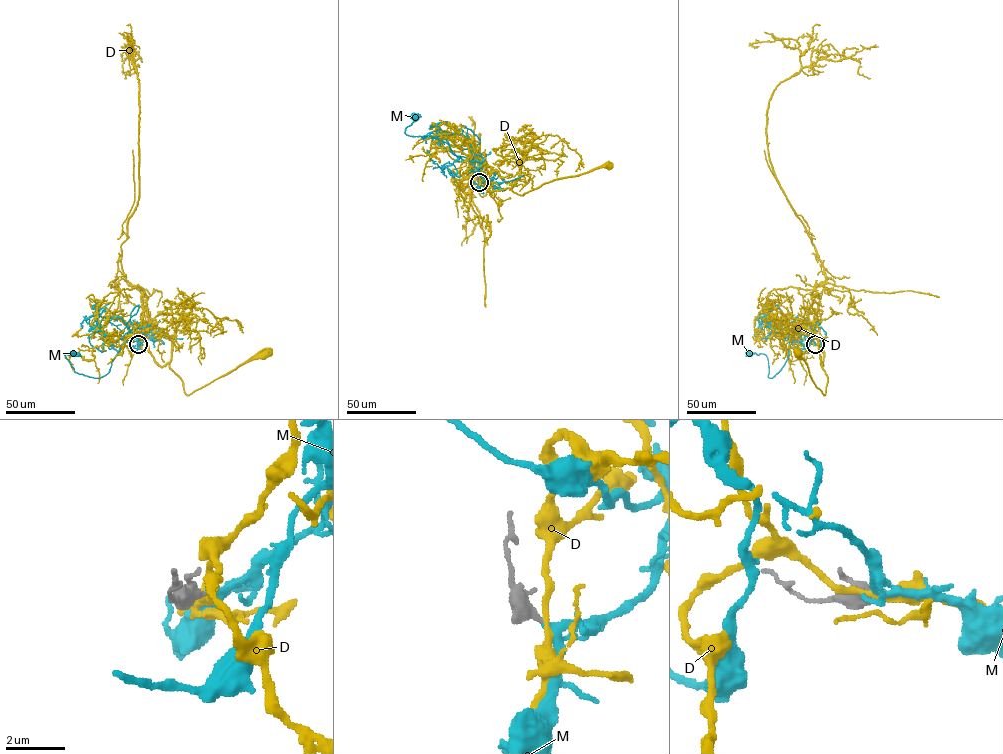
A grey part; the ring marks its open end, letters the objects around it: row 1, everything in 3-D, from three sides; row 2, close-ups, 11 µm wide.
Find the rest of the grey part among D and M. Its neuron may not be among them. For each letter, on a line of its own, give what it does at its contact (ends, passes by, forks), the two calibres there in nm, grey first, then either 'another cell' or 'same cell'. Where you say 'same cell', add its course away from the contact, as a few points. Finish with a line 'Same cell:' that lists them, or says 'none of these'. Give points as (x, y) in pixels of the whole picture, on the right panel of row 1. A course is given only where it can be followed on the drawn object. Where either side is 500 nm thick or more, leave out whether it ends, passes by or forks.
D: it passes by; 360 nm thick on the grey side, 190 nm on the other; another cell
M: it passes by; 360 nm thick on the grey side, 240 nm on the other; same cell; it runs (815, 344), (806, 336), (801, 340), (790, 341), (787, 360), (772, 378), (768, 377), (765, 354), (749, 353)
Same cell: M

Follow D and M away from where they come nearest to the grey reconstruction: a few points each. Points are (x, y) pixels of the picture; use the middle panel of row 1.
D: (479, 182), (485, 169), (490, 167), (512, 185), (510, 189), (523, 195), (547, 182), (608, 166)
M: (479, 182), (485, 174), (465, 157), (454, 154), (445, 142), (431, 136), (407, 135), (405, 128), (414, 117)

